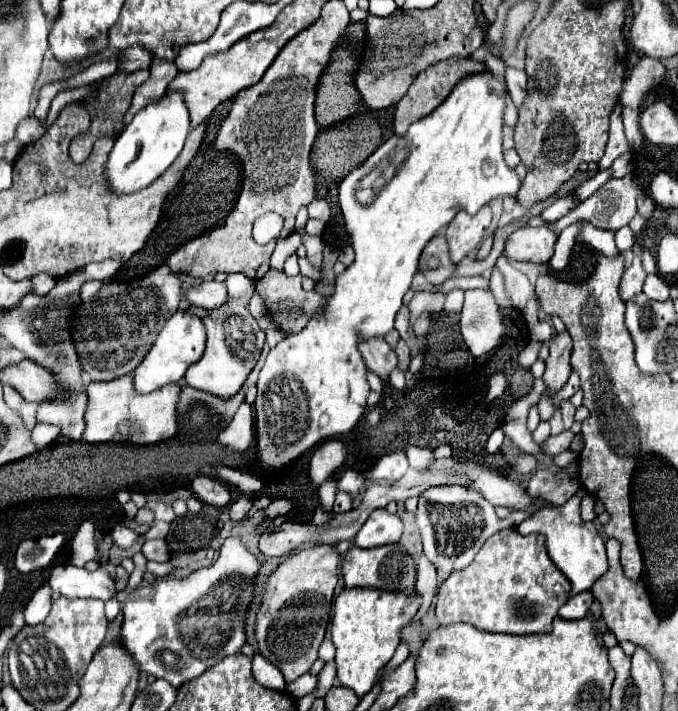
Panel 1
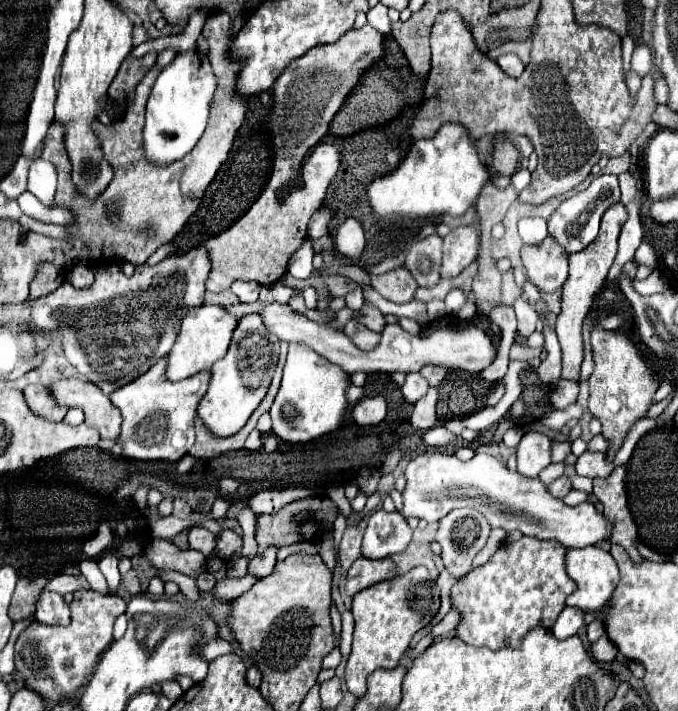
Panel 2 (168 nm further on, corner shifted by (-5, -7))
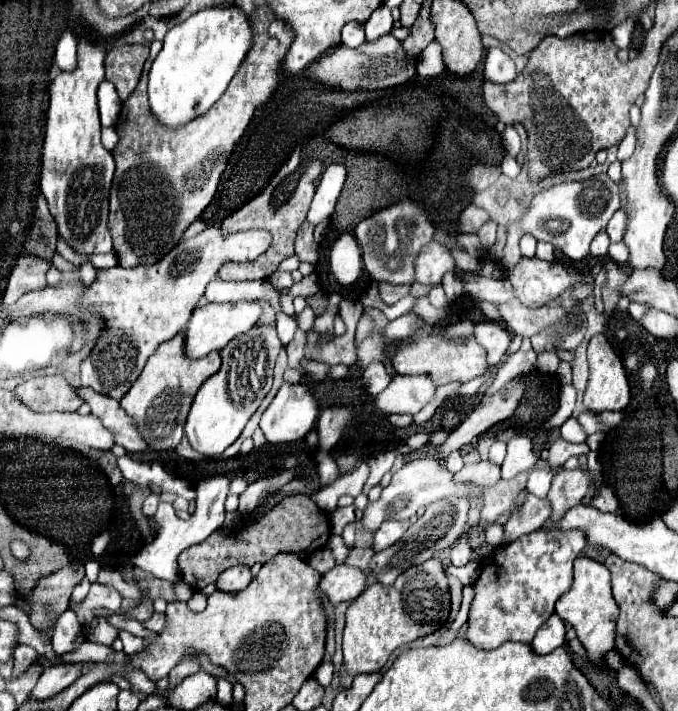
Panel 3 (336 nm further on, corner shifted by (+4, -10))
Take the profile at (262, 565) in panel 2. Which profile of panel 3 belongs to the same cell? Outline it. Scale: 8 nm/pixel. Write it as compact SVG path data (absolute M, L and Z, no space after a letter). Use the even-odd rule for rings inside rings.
M237 565L237 567L233 567L233 569L227 569L227 571L217 579L217 589L227 591L227 593L235 593L235 591L245 589L245 587L251 583L251 579L253 579L251 569L245 567L245 565Z

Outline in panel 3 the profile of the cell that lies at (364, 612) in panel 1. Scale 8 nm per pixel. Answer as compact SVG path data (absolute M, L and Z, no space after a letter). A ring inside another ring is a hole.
M429 559L405 573L401 573L393 585L383 585L375 583L369 585L347 609L345 613L345 633L343 633L343 667L339 671L341 685L345 689L351 687L353 677L359 673L375 673L381 671L381 667L387 663L389 655L401 647L411 643L417 637L425 637L439 629L449 615L449 587L447 587L447 577L443 571L443 565L439 559Z

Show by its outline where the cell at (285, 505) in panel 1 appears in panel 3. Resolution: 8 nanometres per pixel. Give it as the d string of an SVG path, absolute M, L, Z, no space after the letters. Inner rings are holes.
M291 495L285 497L279 505L275 505L273 511L261 517L261 521L251 523L245 531L245 525L237 525L229 535L215 531L209 535L203 543L191 545L179 555L179 567L181 567L181 579L193 589L201 591L209 583L215 583L217 577L235 565L253 565L253 563L267 563L277 553L289 549L291 553L309 551L317 539L327 539L331 535L329 515L321 511L311 497L307 495Z

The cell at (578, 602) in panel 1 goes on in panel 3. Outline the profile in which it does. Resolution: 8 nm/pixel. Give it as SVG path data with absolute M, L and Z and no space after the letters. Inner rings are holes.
M555 613L539 627L535 639L531 641L533 651L537 651L539 655L551 653L553 649L561 647L565 643L565 623L561 617L557 617Z

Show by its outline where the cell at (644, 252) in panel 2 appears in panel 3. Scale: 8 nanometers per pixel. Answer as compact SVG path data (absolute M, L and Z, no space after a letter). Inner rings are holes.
M611 243L611 247L609 247L609 257L611 257L613 261L617 261L617 263L627 263L627 259L629 259L629 249L627 249L627 245L625 245L625 243Z

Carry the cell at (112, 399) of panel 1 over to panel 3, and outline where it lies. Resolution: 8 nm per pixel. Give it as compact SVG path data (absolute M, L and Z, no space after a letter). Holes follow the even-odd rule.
M179 333L169 343L163 343L149 357L149 363L145 363L137 381L119 401L119 405L133 417L137 431L147 441L151 451L167 451L179 445L183 437L185 415L189 413L197 387L201 387L201 383L209 379L213 373L217 373L221 367L221 357L215 351L205 359L197 359L197 361L185 359L185 355L181 355L181 341L183 339Z

